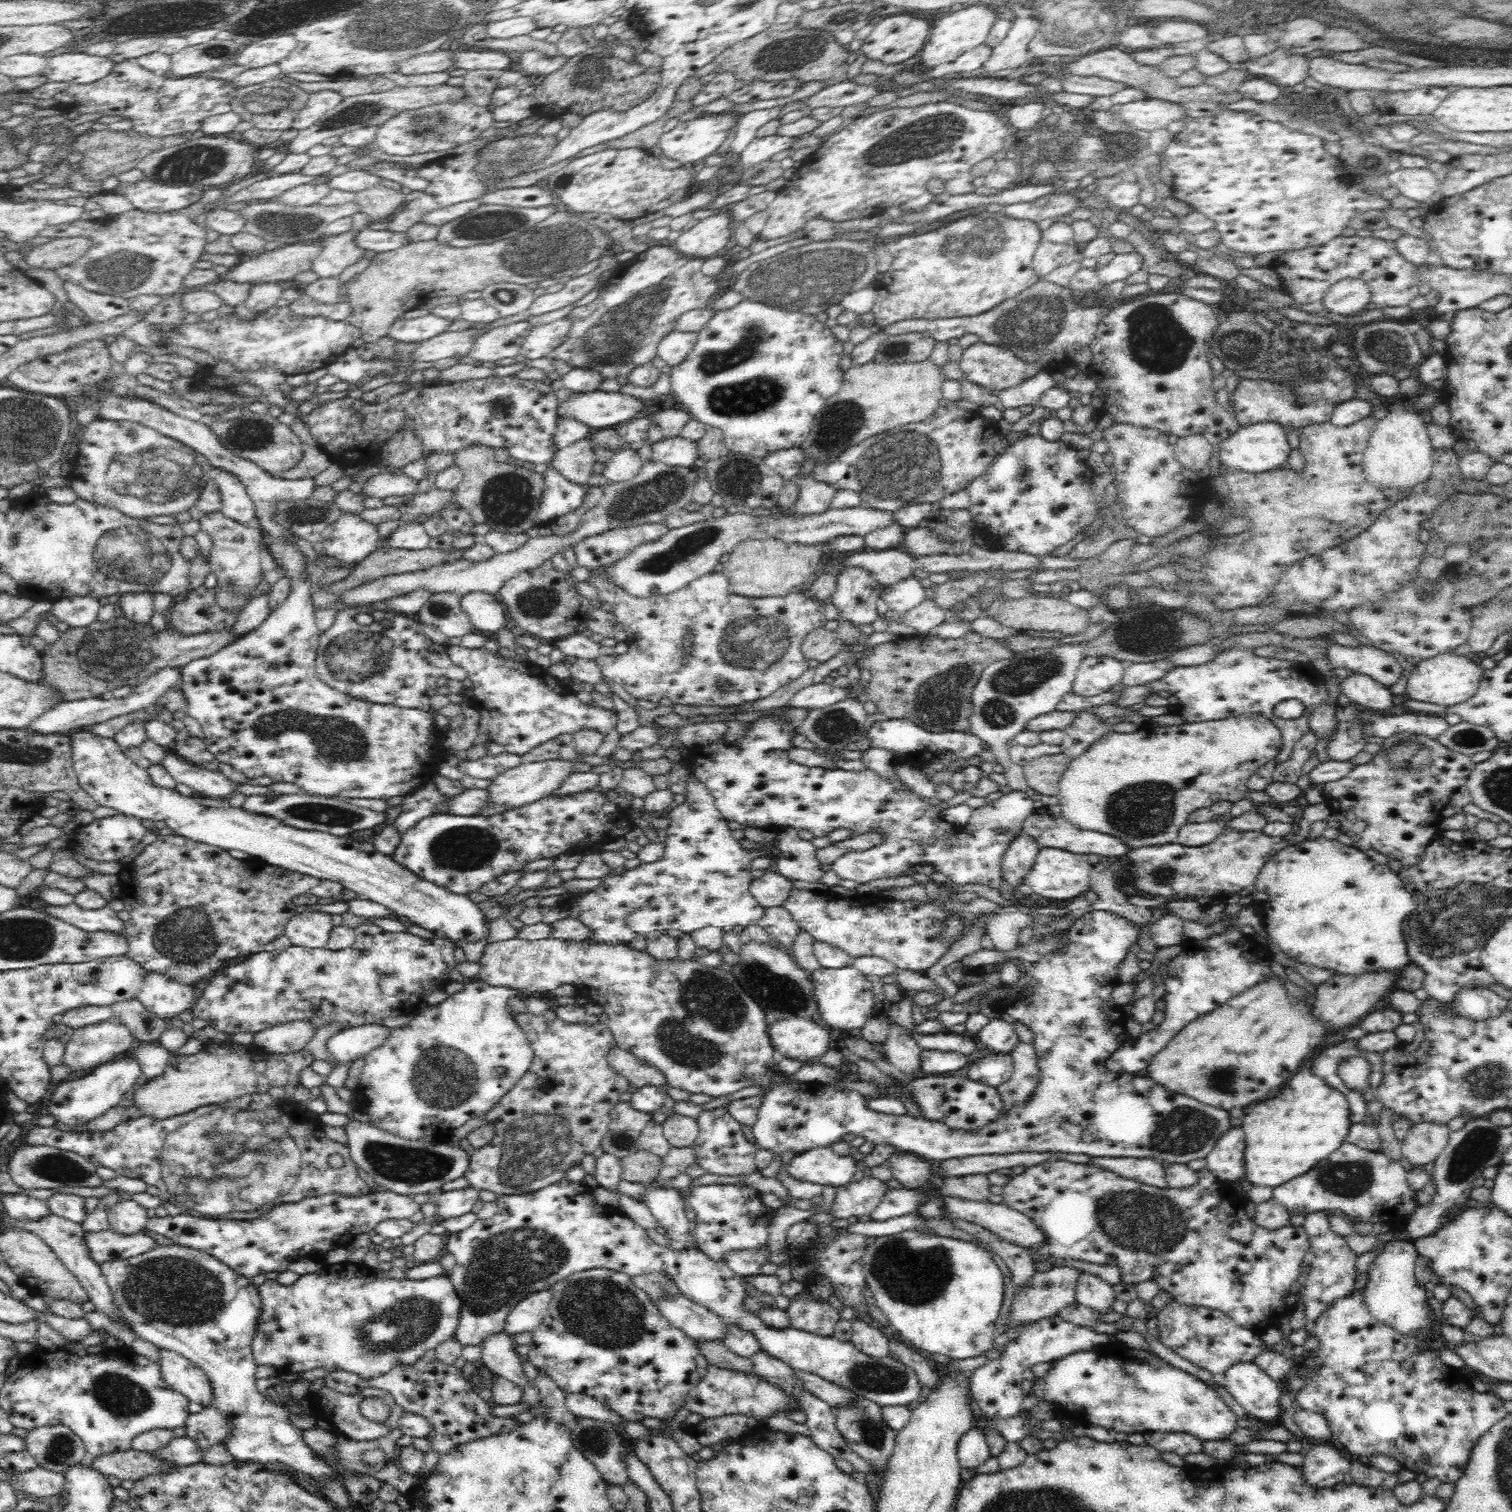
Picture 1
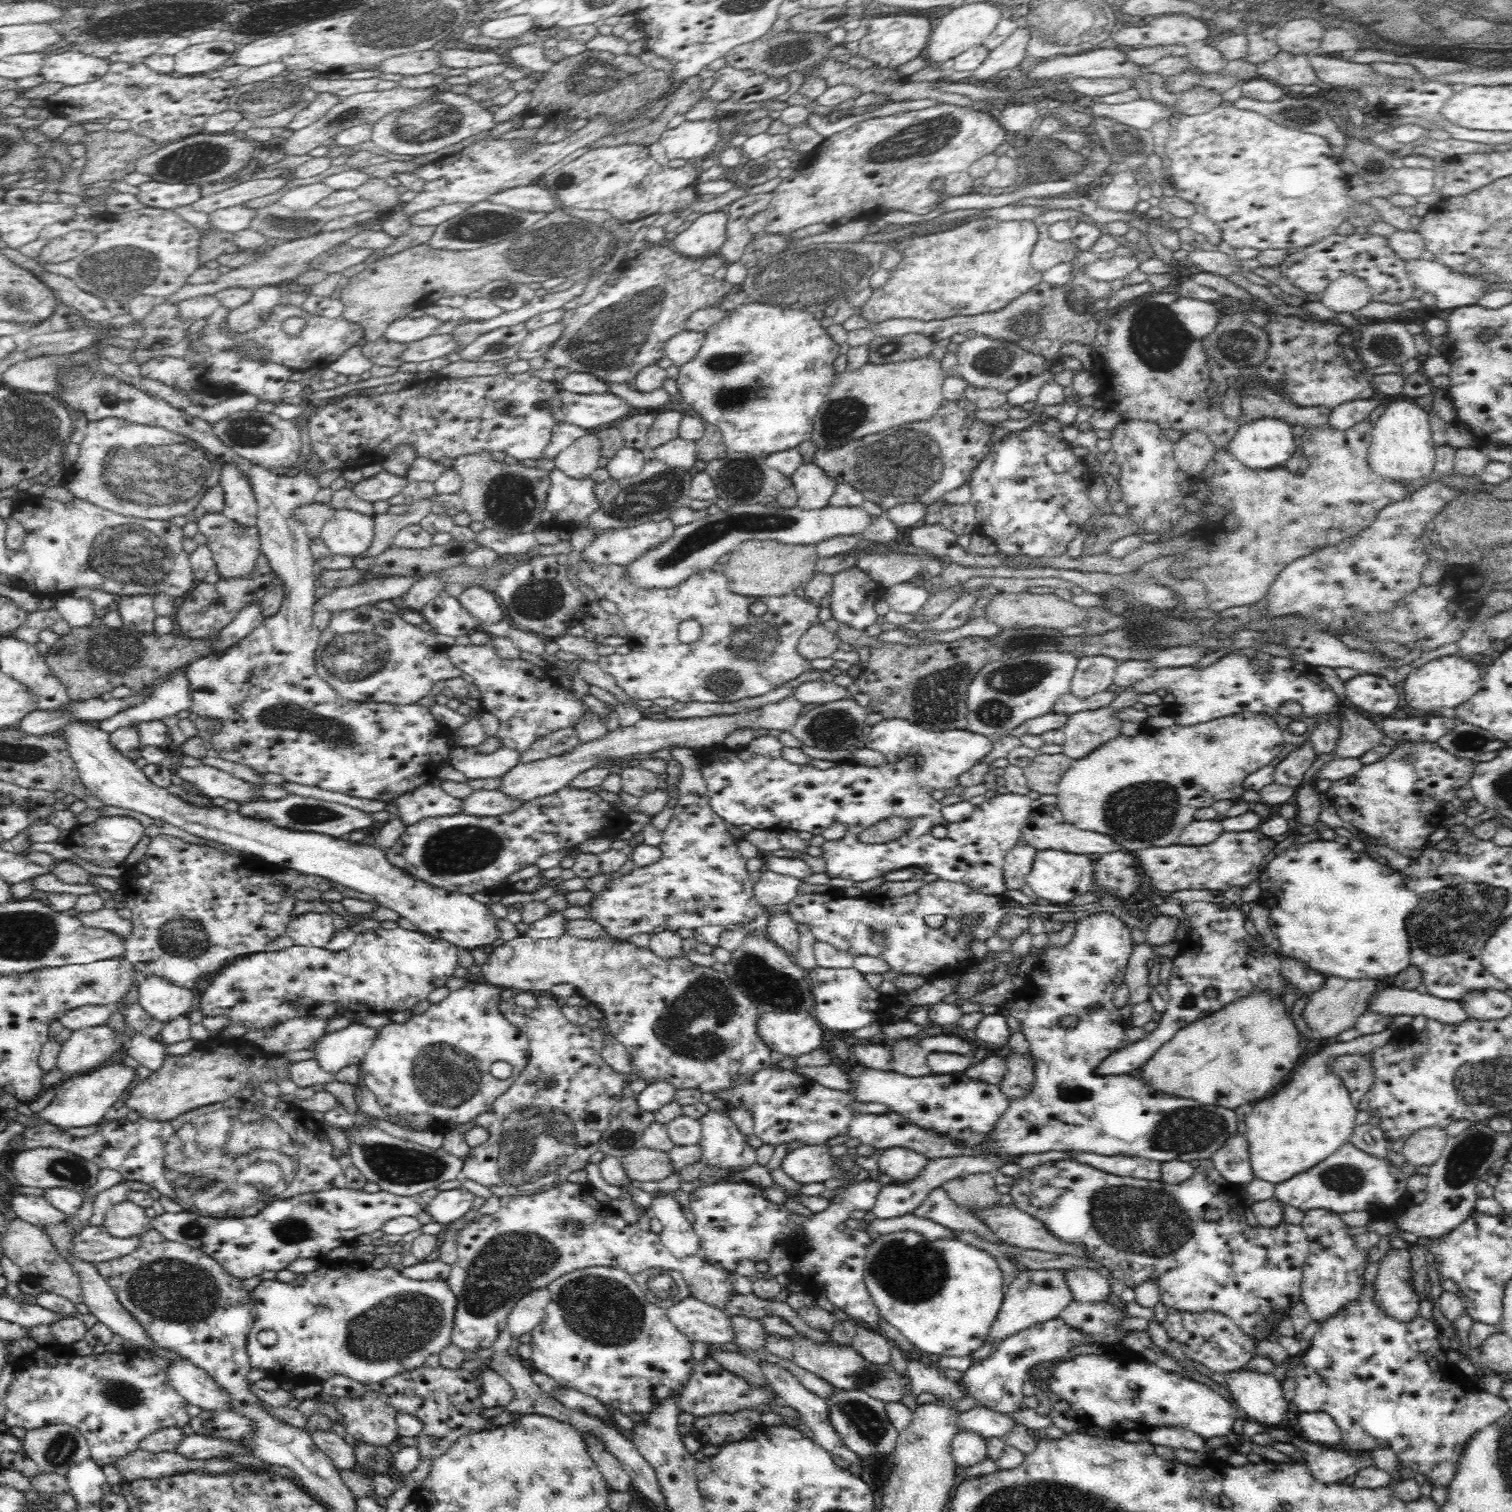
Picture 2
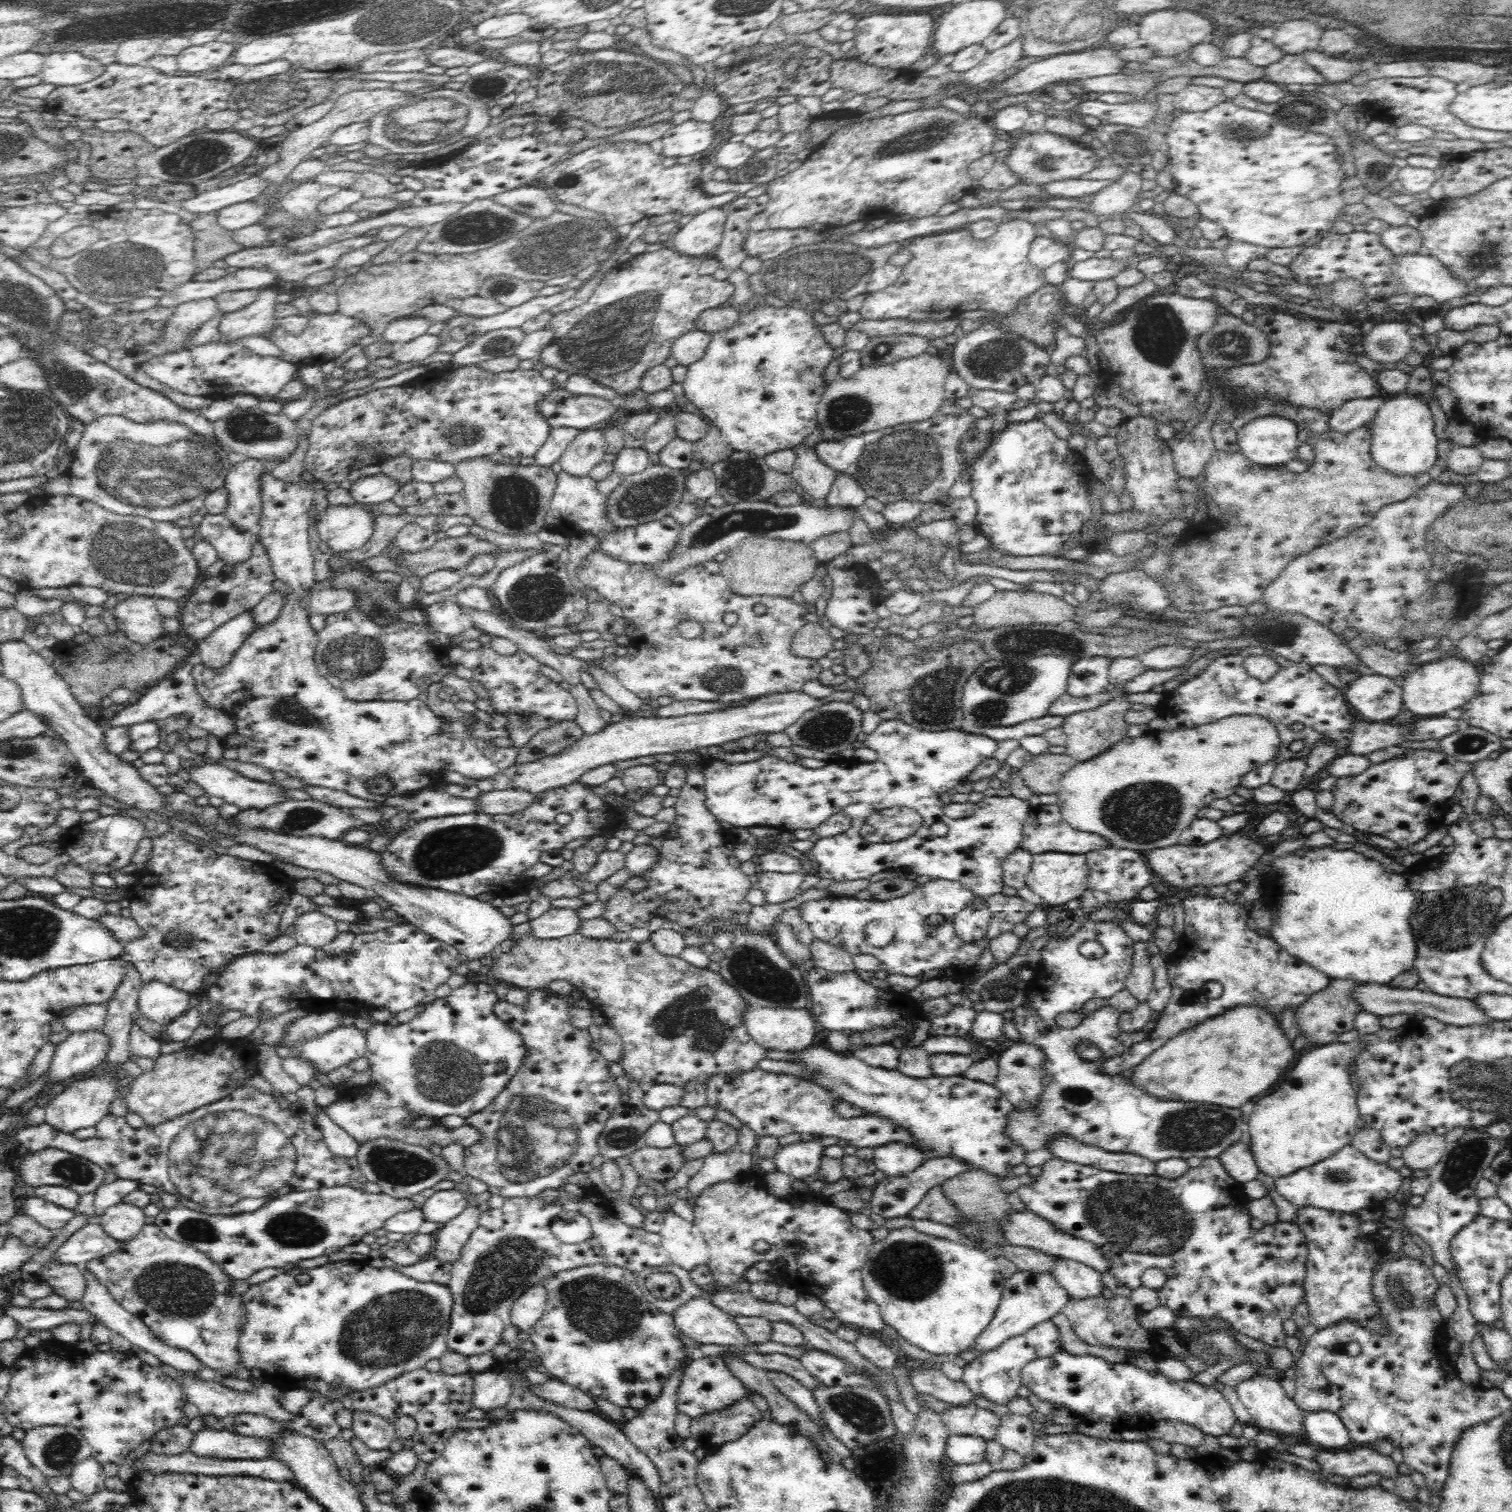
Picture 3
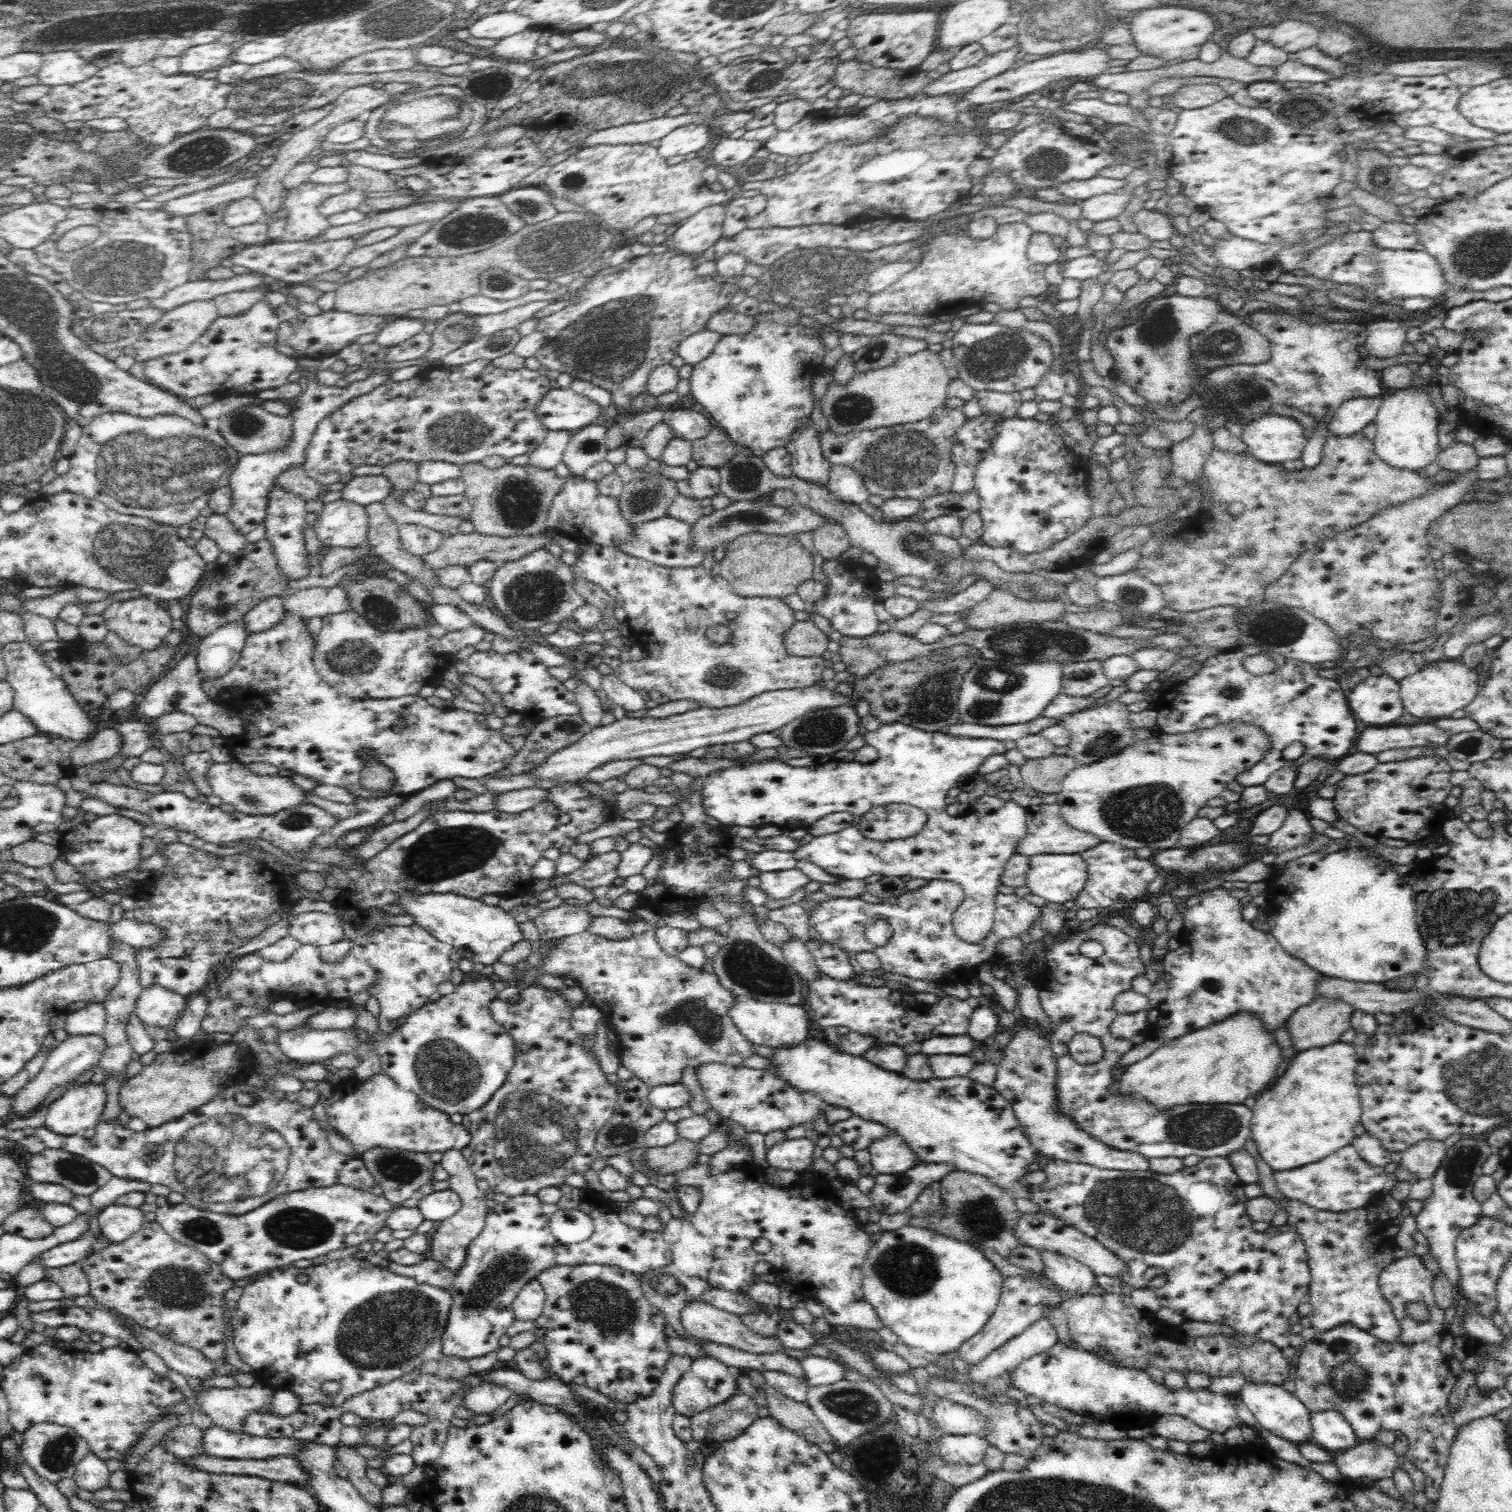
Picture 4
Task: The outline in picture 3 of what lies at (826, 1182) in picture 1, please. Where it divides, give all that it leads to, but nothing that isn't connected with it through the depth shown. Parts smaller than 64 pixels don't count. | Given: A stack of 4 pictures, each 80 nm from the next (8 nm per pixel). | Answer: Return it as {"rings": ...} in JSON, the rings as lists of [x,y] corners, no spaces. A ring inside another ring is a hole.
{"rings":[[[819,1141],[796,1142],[777,1149],[773,1156],[778,1171],[796,1180],[808,1182],[818,1178],[818,1171],[825,1148]]]}

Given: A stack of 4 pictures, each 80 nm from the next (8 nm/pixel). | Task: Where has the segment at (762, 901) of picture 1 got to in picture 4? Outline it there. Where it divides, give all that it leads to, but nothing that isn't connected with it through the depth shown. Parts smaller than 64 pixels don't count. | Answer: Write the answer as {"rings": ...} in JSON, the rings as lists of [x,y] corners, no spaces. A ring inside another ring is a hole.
{"rings":[[[798,868],[783,870],[782,872],[761,872],[757,874],[760,879],[760,888],[772,900],[784,900],[809,882],[808,876]]]}

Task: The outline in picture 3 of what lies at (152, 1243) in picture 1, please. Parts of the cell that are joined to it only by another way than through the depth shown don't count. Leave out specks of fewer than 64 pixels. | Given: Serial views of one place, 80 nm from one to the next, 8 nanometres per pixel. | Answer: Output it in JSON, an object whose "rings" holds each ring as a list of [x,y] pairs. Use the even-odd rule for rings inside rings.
{"rings":[[[89,1222],[74,1232],[56,1251],[55,1260],[79,1267],[94,1259],[121,1250],[125,1241],[116,1240],[105,1233],[98,1222]]]}

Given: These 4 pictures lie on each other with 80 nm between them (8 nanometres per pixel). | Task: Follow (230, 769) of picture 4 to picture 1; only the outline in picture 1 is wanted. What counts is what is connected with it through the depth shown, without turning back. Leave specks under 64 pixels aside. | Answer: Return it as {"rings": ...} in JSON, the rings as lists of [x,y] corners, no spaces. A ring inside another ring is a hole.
{"rings":[[[176,754],[164,755],[160,764],[178,784],[186,784],[194,794],[208,799],[225,799],[232,795],[235,785],[220,772],[213,772],[204,766],[194,765]]]}

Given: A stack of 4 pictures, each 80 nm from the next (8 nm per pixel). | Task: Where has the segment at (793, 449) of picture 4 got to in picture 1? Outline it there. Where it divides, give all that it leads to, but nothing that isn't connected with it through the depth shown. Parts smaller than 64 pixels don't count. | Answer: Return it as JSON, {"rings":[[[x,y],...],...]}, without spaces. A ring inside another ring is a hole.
{"rings":[[[812,475],[797,482],[799,497],[791,509],[798,516],[818,516],[831,508],[836,489],[826,483],[814,480]]]}

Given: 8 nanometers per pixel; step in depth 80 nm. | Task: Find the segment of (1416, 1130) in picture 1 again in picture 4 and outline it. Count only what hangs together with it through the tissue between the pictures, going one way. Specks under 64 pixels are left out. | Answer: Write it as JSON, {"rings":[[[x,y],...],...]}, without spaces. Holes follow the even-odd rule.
{"rings":[[[1424,1139],[1401,1152],[1400,1166],[1418,1178],[1432,1178],[1435,1168],[1446,1156],[1447,1146],[1442,1140]]]}

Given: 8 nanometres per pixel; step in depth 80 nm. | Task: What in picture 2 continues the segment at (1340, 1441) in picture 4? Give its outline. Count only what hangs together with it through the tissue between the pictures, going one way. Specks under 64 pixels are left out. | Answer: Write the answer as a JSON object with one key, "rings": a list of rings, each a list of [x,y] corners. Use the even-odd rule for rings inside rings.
{"rings":[[[1296,1412],[1298,1426],[1303,1431],[1303,1437],[1310,1443],[1338,1444],[1340,1442],[1340,1429],[1336,1426],[1336,1421],[1324,1412]]]}

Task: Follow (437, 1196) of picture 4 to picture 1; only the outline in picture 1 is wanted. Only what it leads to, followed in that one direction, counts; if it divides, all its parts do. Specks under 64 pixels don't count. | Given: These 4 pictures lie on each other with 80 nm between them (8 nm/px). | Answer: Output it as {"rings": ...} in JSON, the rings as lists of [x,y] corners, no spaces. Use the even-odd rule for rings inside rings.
{"rings":[[[470,1186],[460,1190],[441,1192],[436,1200],[435,1212],[444,1219],[458,1218],[468,1214],[478,1200],[481,1200],[479,1190]]]}

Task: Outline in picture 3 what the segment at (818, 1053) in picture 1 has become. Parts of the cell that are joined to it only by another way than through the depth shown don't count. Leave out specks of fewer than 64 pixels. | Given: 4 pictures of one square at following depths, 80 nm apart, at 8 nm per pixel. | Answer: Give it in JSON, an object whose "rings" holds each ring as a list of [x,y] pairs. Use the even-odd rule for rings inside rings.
{"rings":[[[750,1007],[744,1014],[744,1025],[752,1039],[766,1050],[800,1053],[812,1048],[816,1036],[815,1018],[804,1009]]]}

